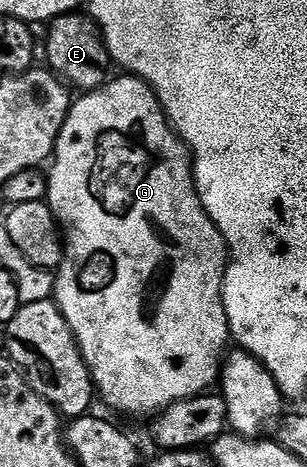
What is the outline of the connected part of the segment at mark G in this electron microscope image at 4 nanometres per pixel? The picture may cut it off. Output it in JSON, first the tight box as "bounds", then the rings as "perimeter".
{"bounds":[45,75,232,418],"perimeter":[[[119,75],[108,80],[100,89],[93,89],[82,94],[83,97],[72,104],[67,112],[65,123],[59,132],[55,144],[51,171],[47,177],[47,194],[45,201],[51,206],[55,220],[65,234],[63,261],[55,273],[55,292],[53,300],[58,305],[61,315],[69,323],[73,335],[79,344],[81,355],[89,367],[91,377],[101,401],[119,413],[128,413],[131,417],[154,418],[173,403],[208,392],[218,382],[229,342],[232,340],[229,319],[225,315],[223,302],[223,276],[227,270],[227,244],[221,231],[213,223],[211,216],[199,198],[195,186],[195,170],[186,143],[171,128],[171,122],[163,113],[161,103],[150,85],[139,77]]]}

